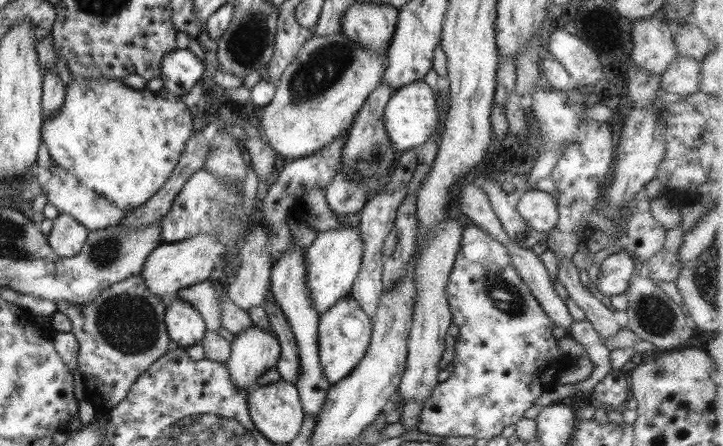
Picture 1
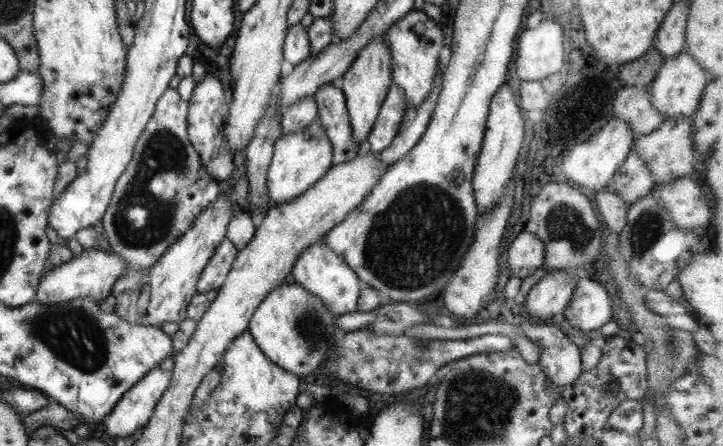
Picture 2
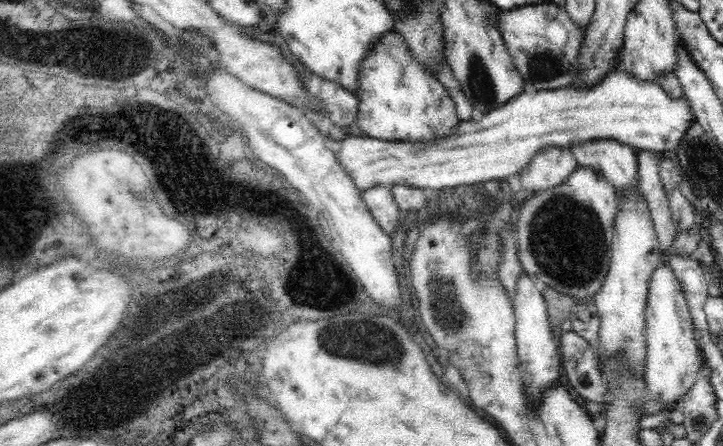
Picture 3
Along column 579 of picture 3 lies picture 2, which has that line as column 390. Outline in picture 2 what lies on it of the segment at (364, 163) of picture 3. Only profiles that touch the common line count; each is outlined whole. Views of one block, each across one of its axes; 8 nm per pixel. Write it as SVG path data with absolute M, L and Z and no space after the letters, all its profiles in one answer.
M392 84L382 100L379 112L369 130L365 149L377 153L389 146L405 112L403 91L396 84Z

